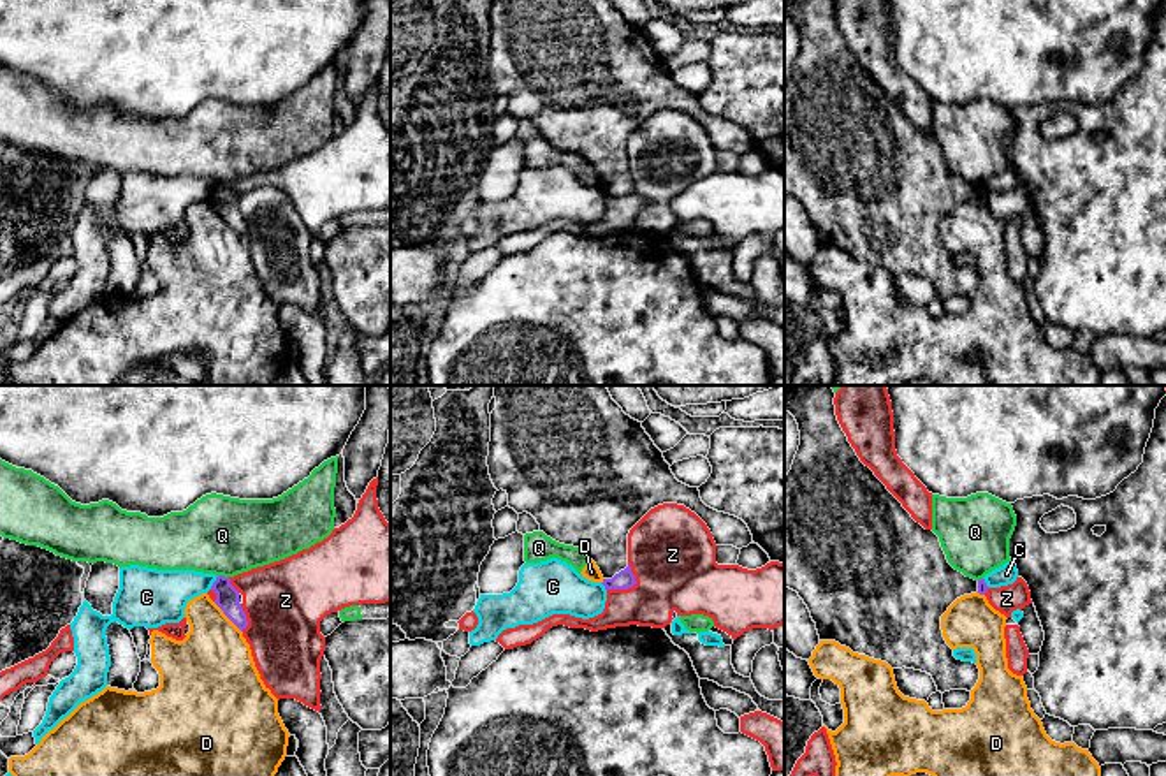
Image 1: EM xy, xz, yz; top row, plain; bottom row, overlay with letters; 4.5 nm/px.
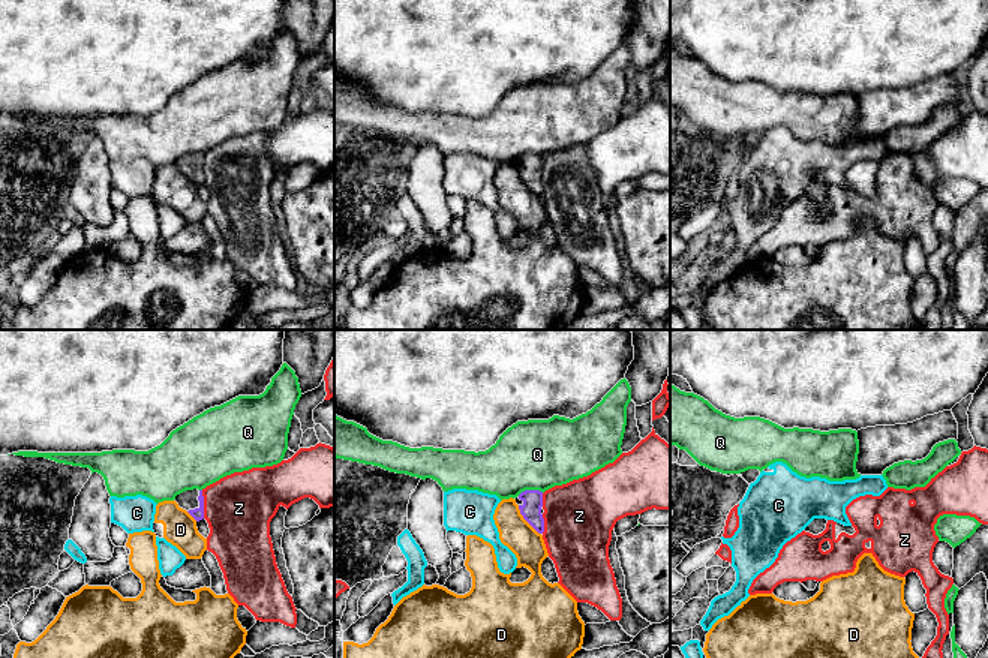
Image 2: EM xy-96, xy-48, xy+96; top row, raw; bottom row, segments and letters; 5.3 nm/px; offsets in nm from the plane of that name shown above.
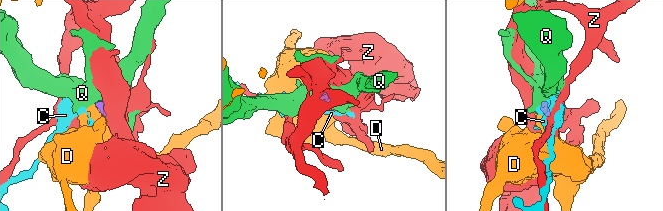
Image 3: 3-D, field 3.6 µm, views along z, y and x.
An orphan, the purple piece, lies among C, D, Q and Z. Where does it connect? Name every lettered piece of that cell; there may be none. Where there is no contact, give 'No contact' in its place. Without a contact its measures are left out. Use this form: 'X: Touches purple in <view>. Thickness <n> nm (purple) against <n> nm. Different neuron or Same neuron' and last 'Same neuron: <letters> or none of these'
C: Touches purple in xy. Thickness 110 nm (purple) against 240 nm. Different neuron
D: Touches purple in xy. Thickness 110 nm (purple) against 380 nm. Different neuron
Q: Touches purple in xy. Thickness 110 nm (purple) against 360 nm. Different neuron
Z: Touches purple in xz. Thickness 90 nm (purple) against 400 nm. Different neuron
Same neuron: none of these

